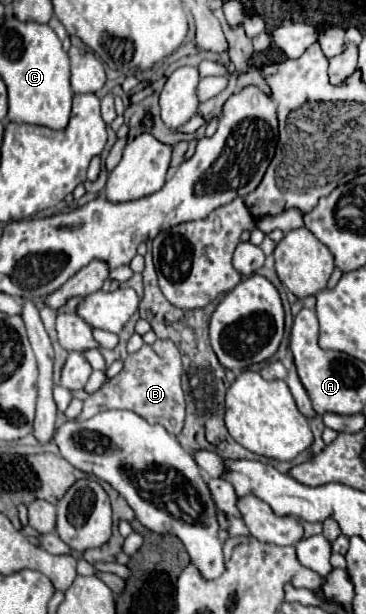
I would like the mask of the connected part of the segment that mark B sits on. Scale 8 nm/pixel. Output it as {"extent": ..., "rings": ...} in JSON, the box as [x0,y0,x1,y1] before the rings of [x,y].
{"extent":[81,339,185,435],"rings":[[[157,339],[153,345],[143,345],[123,361],[123,369],[113,379],[83,401],[81,421],[99,413],[99,409],[131,409],[147,423],[161,423],[171,435],[177,435],[185,421],[185,395],[181,389],[181,355],[173,341]]]}

